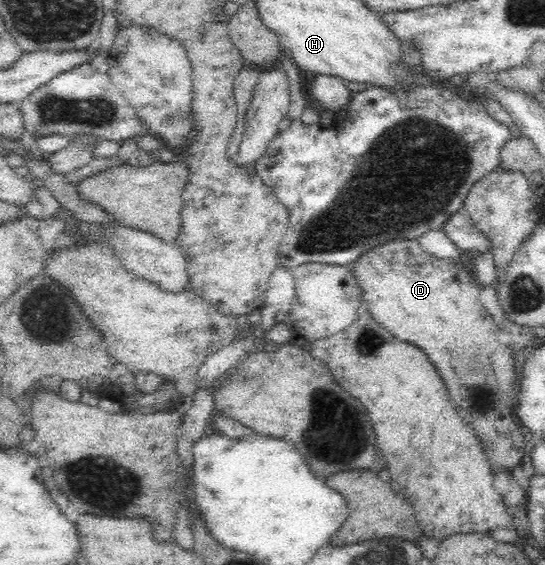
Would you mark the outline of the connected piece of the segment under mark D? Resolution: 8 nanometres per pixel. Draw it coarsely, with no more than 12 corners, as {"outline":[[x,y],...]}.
{"outline":[[418,239],[350,266],[420,346],[492,472],[521,465],[510,346],[479,282]]}

